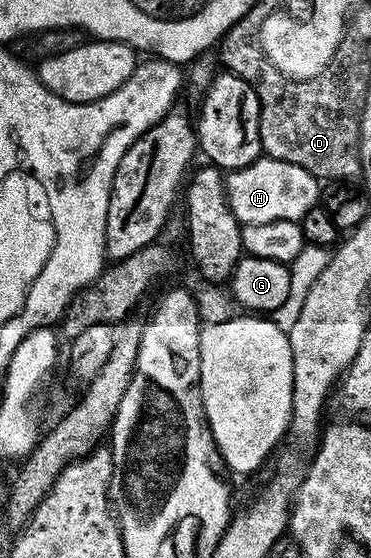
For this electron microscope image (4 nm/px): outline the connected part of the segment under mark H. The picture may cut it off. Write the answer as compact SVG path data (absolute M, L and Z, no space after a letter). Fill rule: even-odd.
M258 158L240 170L229 171L225 179L229 213L234 214L233 221L242 226L272 224L276 221L301 223L305 214L320 202L319 179L304 172L304 168L296 168L296 164L275 158Z

